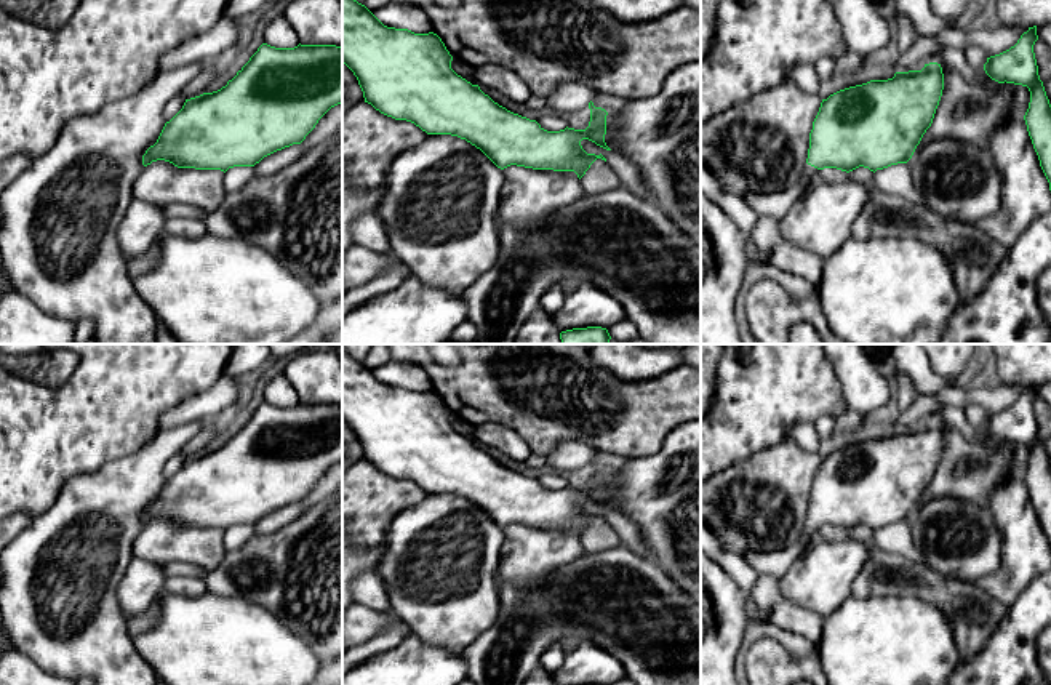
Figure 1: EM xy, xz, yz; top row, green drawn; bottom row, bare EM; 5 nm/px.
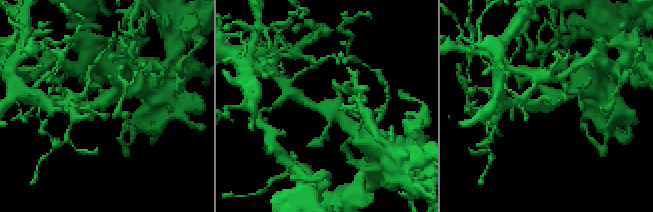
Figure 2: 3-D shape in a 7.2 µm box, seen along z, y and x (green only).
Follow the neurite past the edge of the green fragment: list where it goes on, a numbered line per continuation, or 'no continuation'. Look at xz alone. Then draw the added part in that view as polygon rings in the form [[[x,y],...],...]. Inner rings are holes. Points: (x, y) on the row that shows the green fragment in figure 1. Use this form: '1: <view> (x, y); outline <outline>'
1: xz (571, 96); outline [[[576,82],[560,85],[547,99],[547,106],[561,114],[589,107],[595,96],[593,90]]]

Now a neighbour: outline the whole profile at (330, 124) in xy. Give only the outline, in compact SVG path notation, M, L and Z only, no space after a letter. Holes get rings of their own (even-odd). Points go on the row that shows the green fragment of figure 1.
M342 104L331 107L315 125L315 128L306 136L301 142L307 150L331 136L338 134L342 130Z

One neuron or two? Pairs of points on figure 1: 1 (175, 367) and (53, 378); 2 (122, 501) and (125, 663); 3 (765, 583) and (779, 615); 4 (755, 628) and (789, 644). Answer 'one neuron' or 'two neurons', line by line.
1: two neurons
2: one neuron
3: one neuron
4: one neuron

